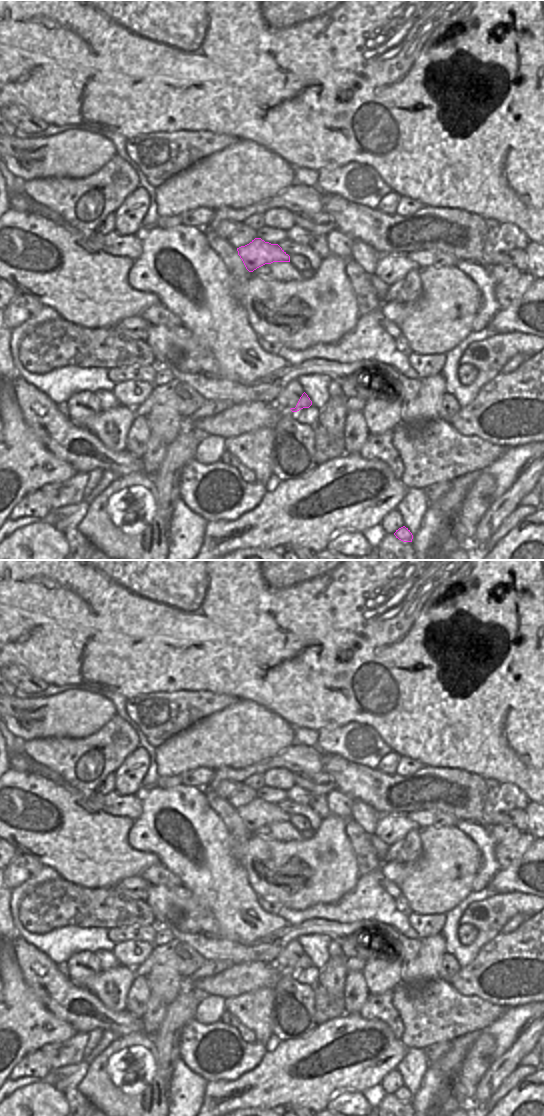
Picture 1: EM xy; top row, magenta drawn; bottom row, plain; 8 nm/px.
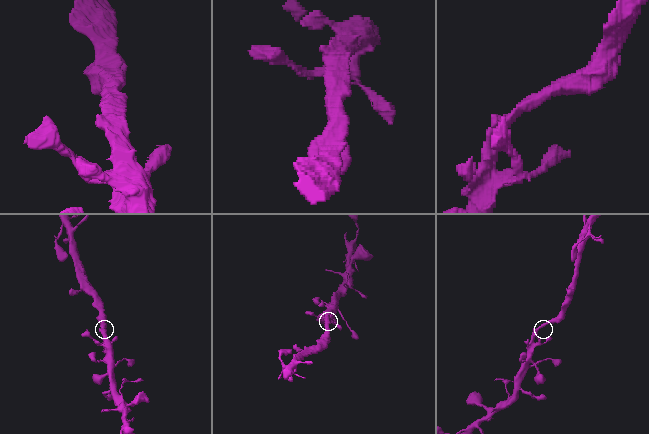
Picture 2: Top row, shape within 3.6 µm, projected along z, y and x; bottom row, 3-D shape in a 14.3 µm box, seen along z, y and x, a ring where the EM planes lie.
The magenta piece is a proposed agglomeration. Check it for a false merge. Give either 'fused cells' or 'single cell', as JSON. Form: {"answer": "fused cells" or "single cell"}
{"answer": "single cell"}

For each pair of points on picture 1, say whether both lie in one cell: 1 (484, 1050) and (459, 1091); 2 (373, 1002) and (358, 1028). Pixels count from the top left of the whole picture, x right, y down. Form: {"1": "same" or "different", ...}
{"1": "same", "2": "different"}

